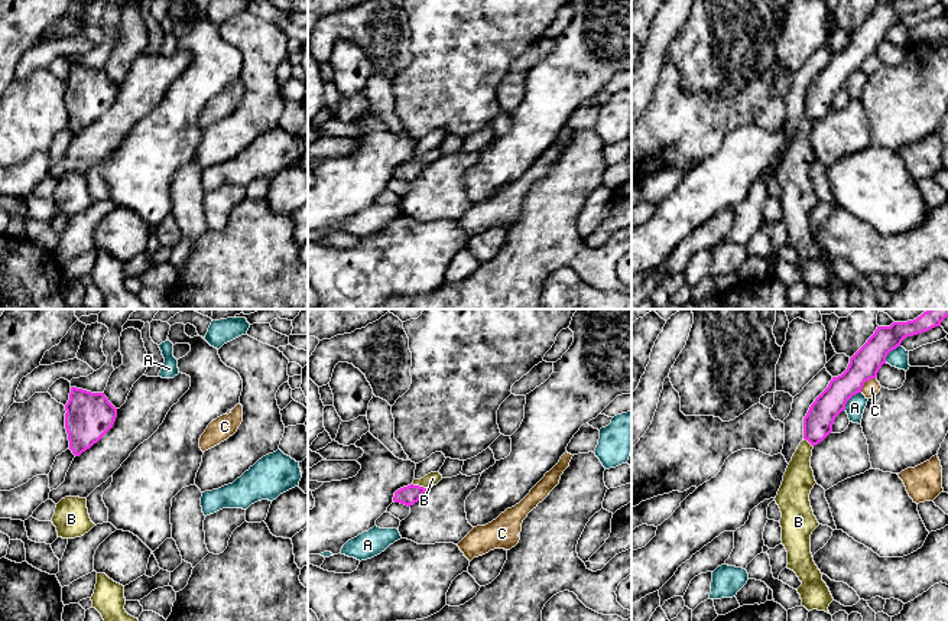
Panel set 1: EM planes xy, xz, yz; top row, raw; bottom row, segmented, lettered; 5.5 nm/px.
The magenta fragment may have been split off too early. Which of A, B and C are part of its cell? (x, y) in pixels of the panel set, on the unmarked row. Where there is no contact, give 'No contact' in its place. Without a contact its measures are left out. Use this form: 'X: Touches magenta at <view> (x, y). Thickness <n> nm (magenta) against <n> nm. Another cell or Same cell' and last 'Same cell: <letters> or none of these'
A: Touches magenta at yz (850, 74). Thickness 170 nm (magenta) against 110 nm. Another cell
B: Touches magenta at xz (418, 162). Thickness 110 nm (magenta) against 70 nm. Same cell
C: Touches magenta at yz (864, 58). Thickness 170 nm (magenta) against 90 nm. Another cell
Same cell: B

